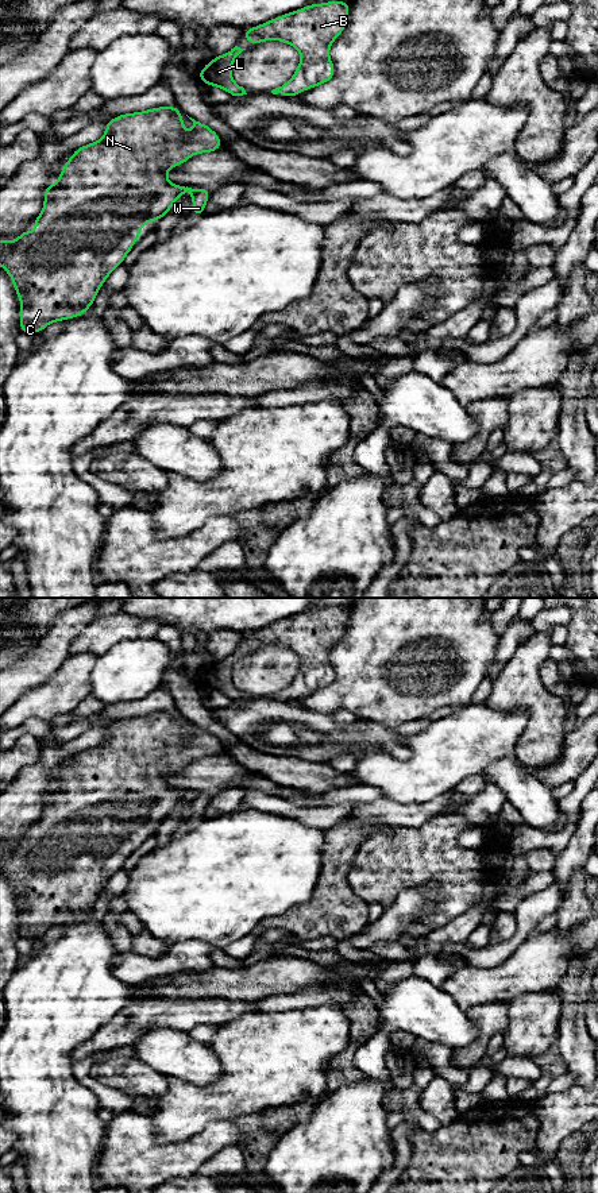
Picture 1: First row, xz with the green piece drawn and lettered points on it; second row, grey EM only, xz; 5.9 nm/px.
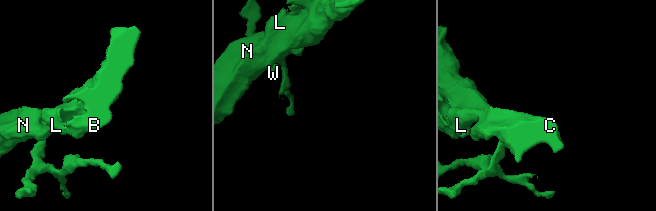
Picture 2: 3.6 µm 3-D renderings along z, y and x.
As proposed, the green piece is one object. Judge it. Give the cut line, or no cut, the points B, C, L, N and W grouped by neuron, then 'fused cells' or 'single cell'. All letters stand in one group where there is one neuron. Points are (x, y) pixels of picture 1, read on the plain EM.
xz (196, 795), (192, 800) | B C L N / W | fused cells

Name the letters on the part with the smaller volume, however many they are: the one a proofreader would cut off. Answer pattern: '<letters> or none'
W

